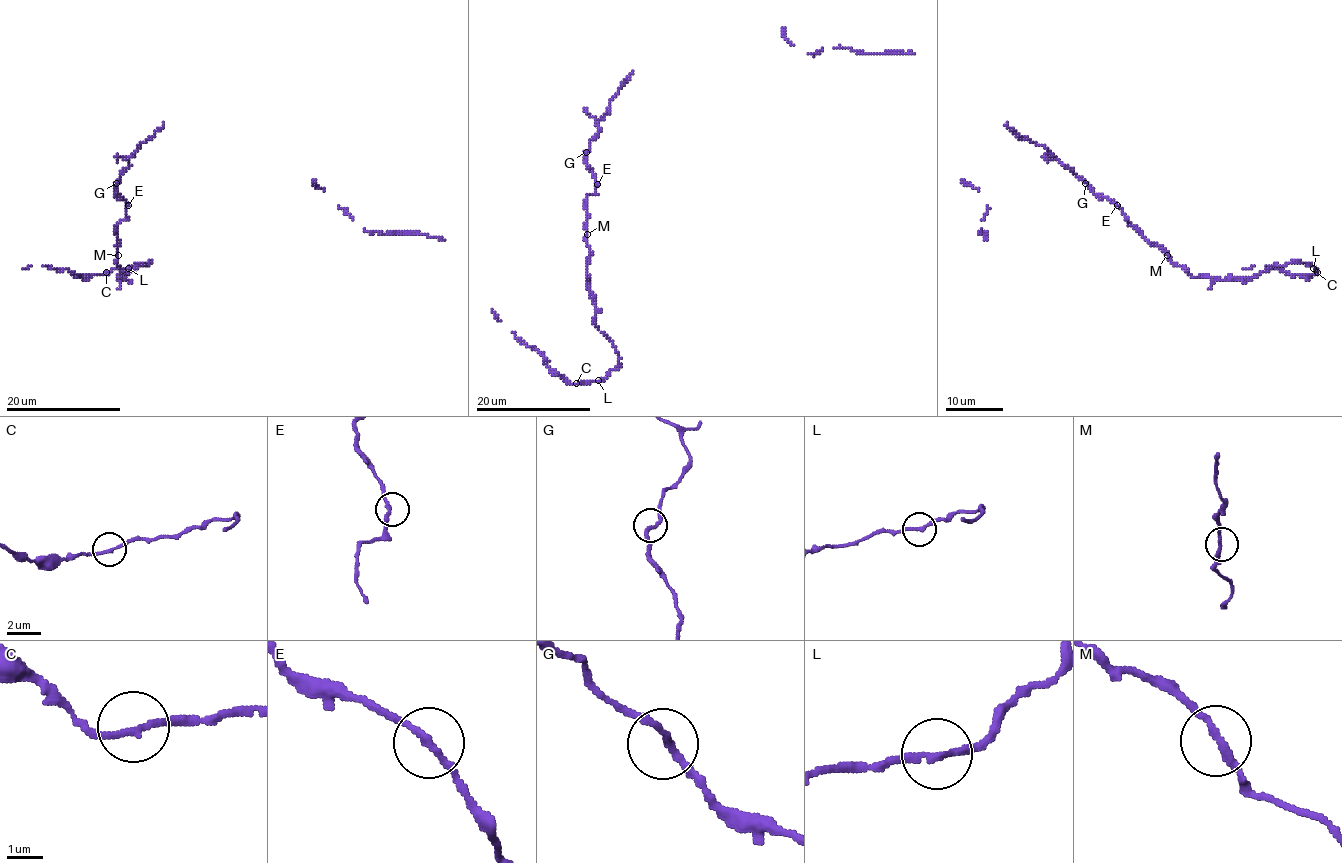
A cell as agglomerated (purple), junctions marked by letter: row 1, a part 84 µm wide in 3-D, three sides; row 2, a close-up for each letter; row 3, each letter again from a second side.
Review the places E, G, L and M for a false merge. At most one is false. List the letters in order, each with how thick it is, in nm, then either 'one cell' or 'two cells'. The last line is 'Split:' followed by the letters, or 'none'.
E: calibre 190 nm; one cell
G: calibre 200 nm; one cell
L: calibre 200 nm; one cell
M: calibre 190 nm; one cell
Split: none

